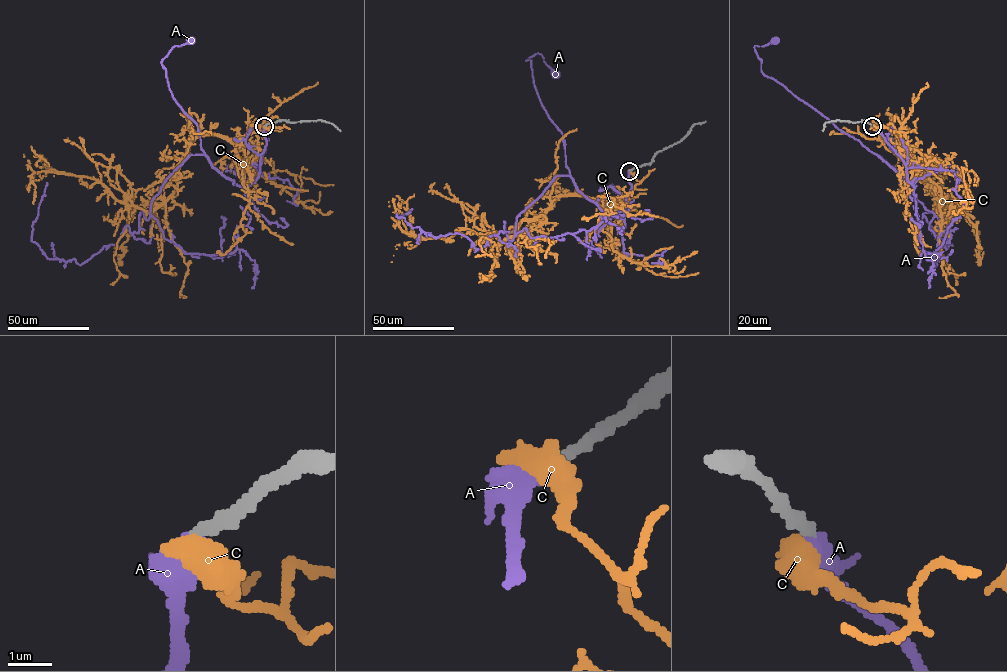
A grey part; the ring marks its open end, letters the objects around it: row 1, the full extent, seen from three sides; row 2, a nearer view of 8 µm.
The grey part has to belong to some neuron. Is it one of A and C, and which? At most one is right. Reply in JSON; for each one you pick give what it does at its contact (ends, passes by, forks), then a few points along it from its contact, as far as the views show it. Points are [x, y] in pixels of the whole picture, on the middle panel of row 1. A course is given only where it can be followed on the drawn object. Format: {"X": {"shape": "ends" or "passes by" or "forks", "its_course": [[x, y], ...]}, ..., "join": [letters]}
{"A": {"shape": "ends", "its_course": [[630, 171], [625, 205], [610, 213], [576, 187], [563, 134], [541, 103], [526, 60], [542, 55], [555, 73]]}, "join": ["A"]}

